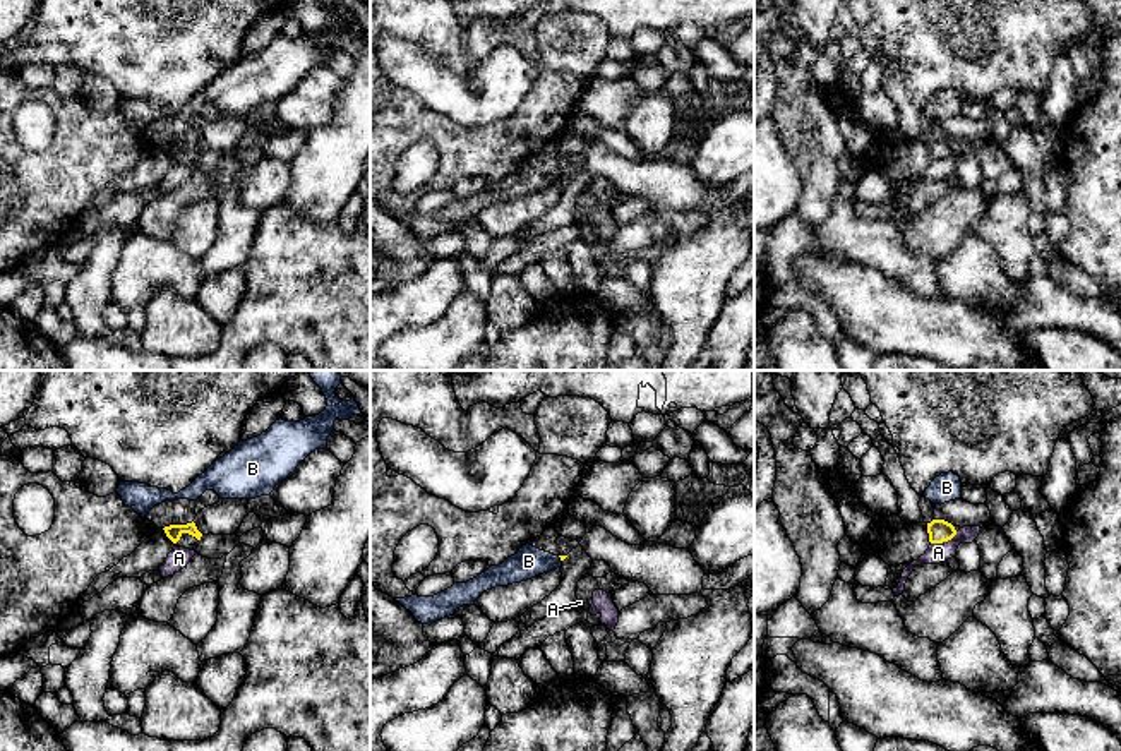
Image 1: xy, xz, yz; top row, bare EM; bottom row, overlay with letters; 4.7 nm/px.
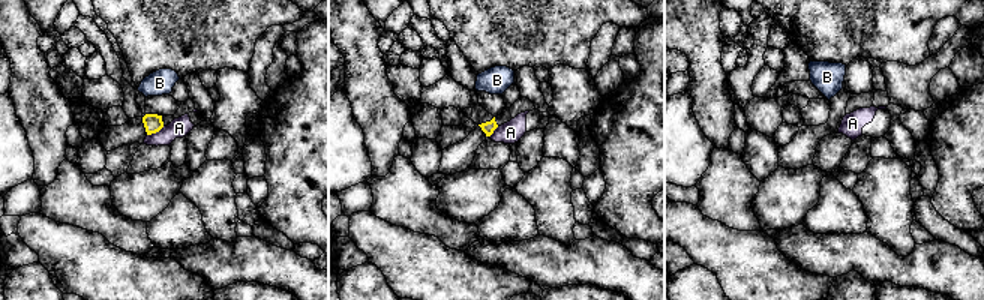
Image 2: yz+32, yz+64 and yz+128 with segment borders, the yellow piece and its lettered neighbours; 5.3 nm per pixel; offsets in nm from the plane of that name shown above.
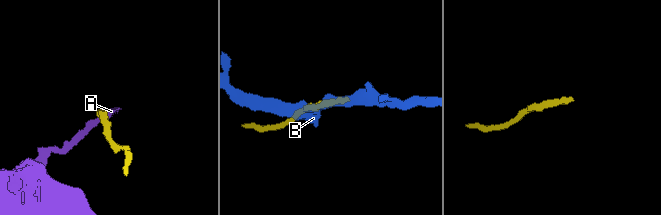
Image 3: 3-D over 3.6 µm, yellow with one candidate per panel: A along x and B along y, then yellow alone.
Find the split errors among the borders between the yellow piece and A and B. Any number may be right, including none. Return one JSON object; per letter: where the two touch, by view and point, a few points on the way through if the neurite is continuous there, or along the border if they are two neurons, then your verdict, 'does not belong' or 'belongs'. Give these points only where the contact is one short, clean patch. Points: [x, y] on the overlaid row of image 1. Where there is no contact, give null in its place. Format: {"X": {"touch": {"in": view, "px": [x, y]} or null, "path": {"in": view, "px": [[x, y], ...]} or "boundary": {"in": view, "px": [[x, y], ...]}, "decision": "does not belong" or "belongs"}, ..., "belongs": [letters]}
{"A": {"touch": {"in": "yz", "px": [943, 540]}, "boundary": {"in": "yz", "px": [[957, 532], [947, 540], [931, 544]]}, "decision": "does not belong"}, "B": {"touch": {"in": "xz", "px": [561, 559]}, "decision": "does not belong"}, "belongs": []}

